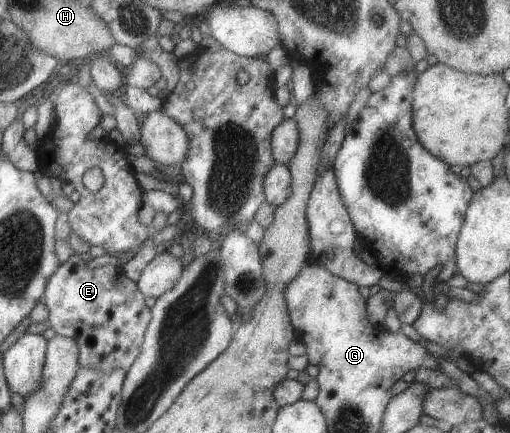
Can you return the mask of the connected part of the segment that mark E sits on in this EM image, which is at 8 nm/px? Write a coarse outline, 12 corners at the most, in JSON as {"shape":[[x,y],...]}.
{"shape":[[76,252],[46,294],[82,367],[128,371],[152,309],[120,268]]}

